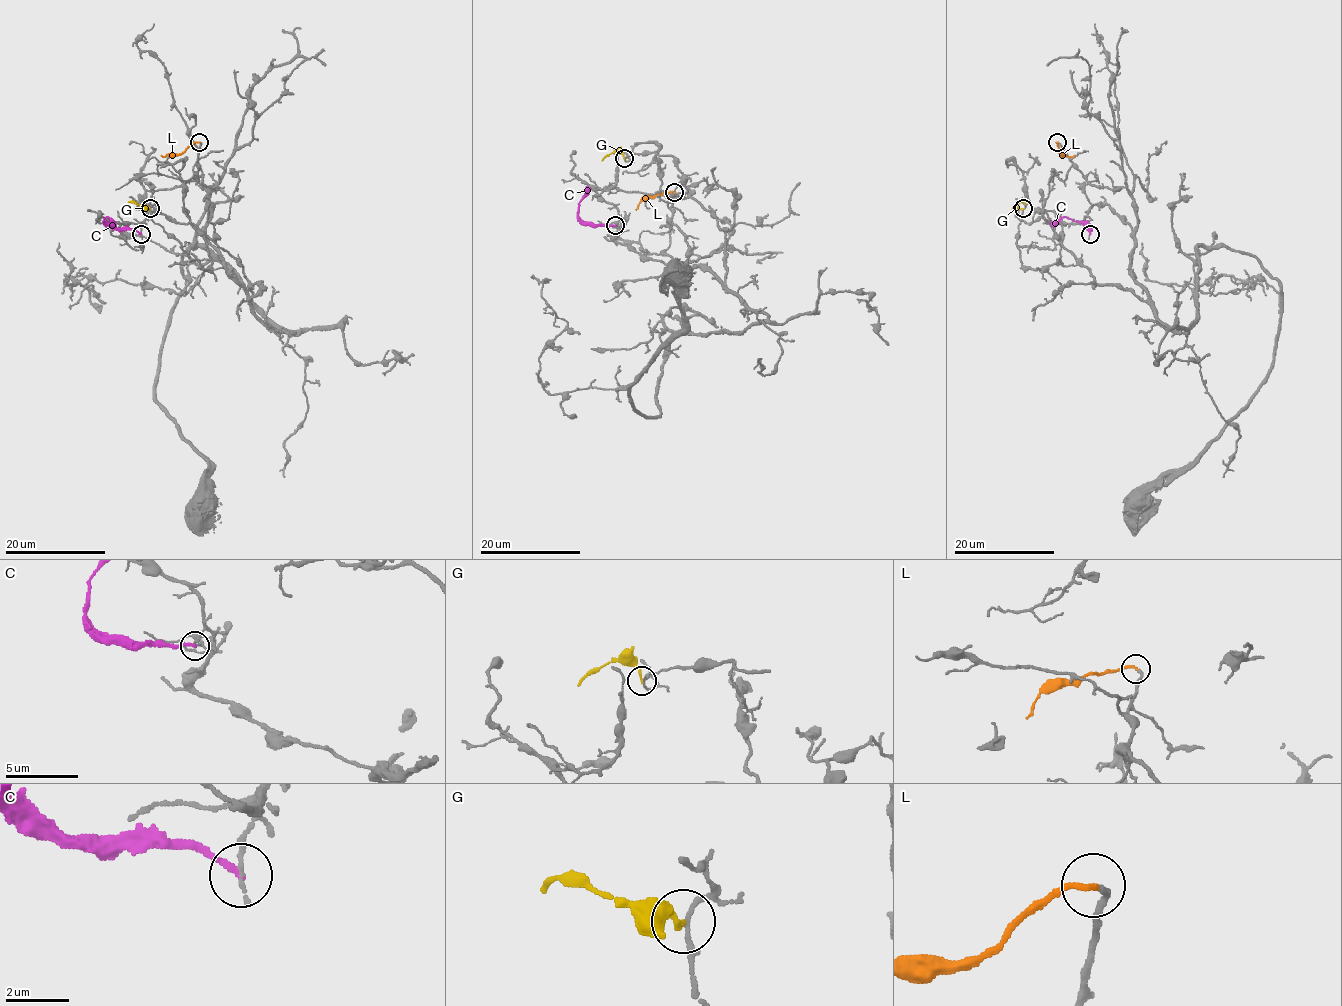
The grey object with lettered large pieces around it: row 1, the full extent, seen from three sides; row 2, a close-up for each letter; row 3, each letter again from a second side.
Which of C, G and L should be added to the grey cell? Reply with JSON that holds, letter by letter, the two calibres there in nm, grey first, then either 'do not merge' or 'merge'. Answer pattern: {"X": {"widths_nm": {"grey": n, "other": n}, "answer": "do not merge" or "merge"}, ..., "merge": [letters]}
{"C": {"widths_nm": {"grey": 150, "other": 200}, "answer": "do not merge"}, "G": {"widths_nm": {"grey": 120, "other": 150}, "answer": "do not merge"}, "L": {"widths_nm": {"grey": 190, "other": 200}, "answer": "merge"}, "merge": ["L"]}

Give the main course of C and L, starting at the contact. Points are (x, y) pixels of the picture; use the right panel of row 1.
C: (1090, 233), (1090, 228), (1082, 222), (1062, 217), (1052, 226)
L: (1057, 142), (1061, 153), (1075, 155)

